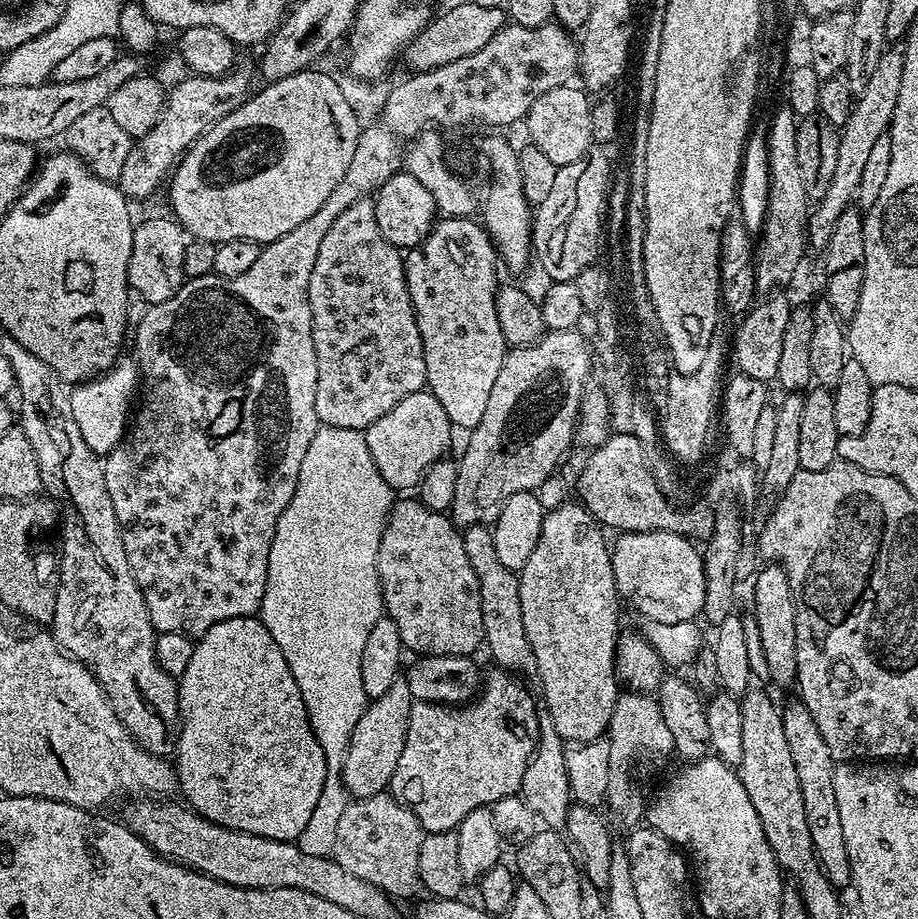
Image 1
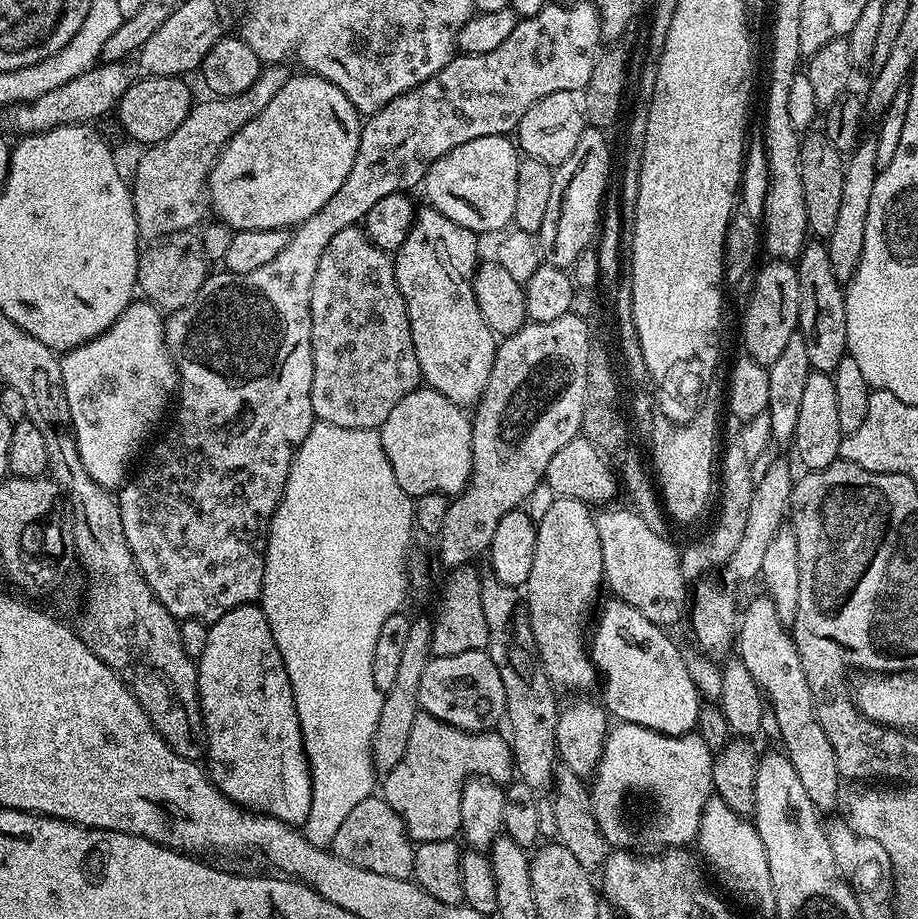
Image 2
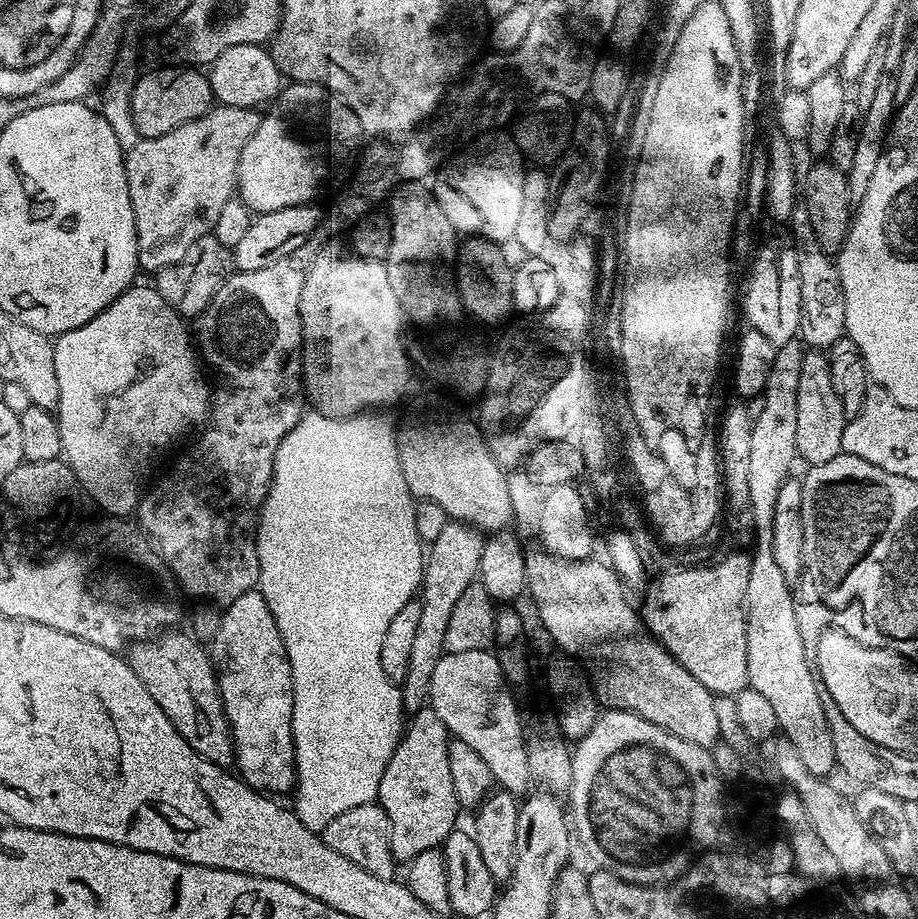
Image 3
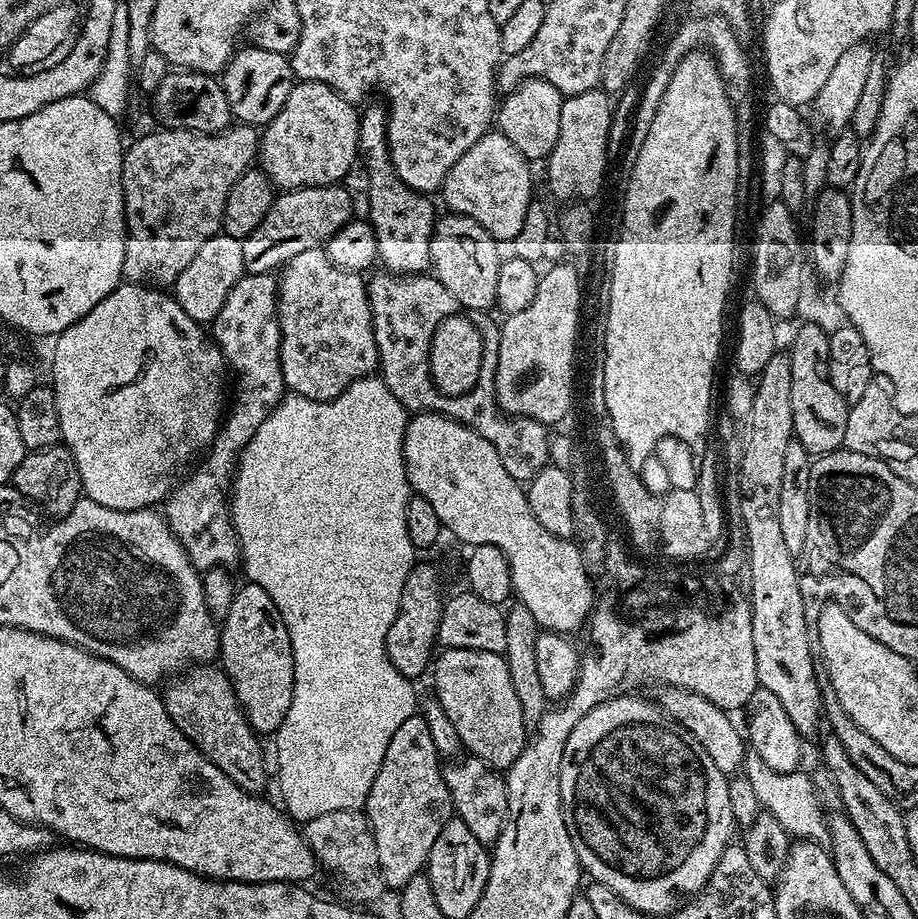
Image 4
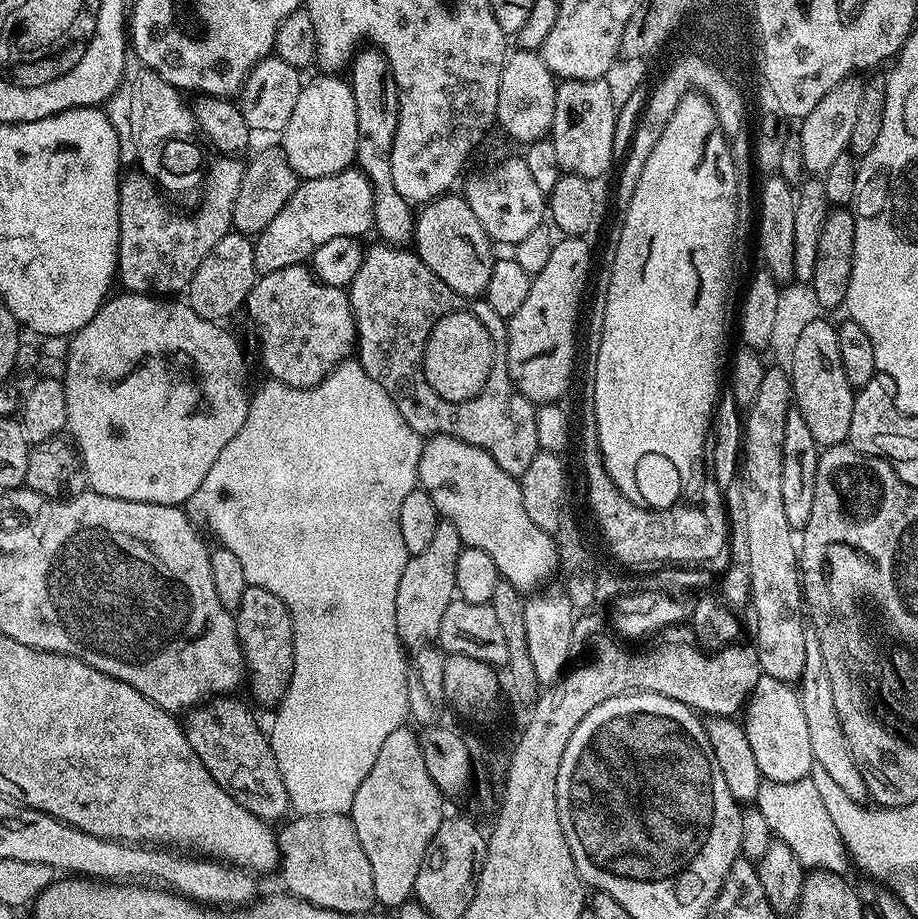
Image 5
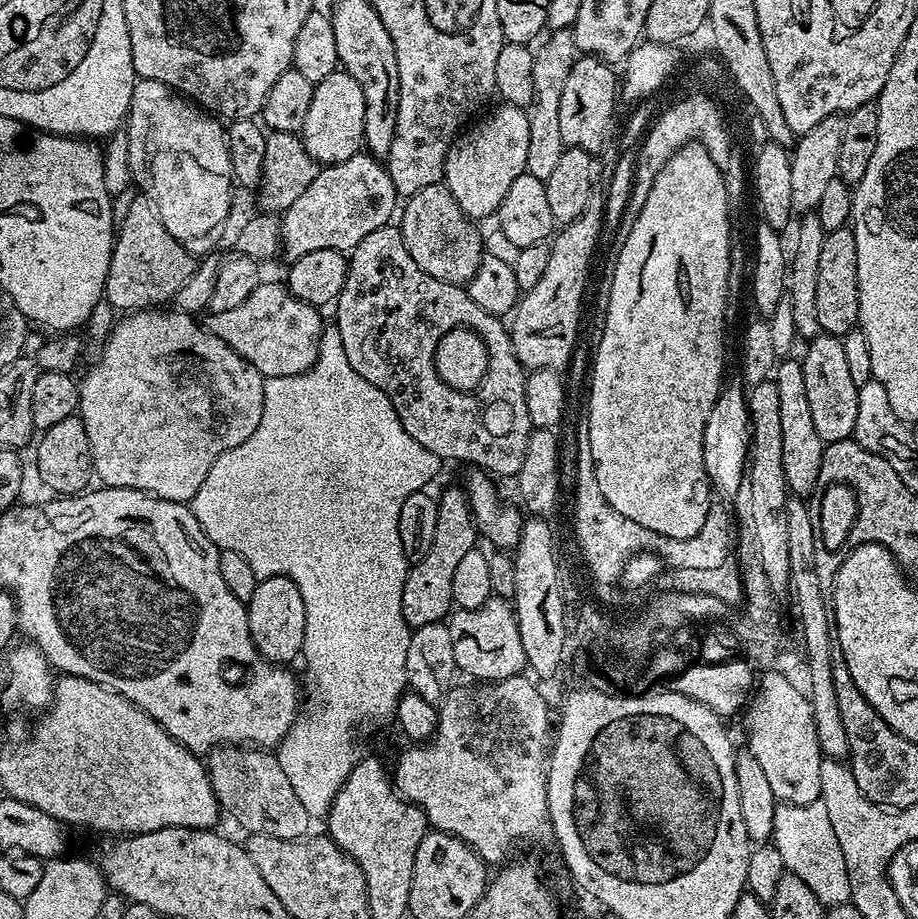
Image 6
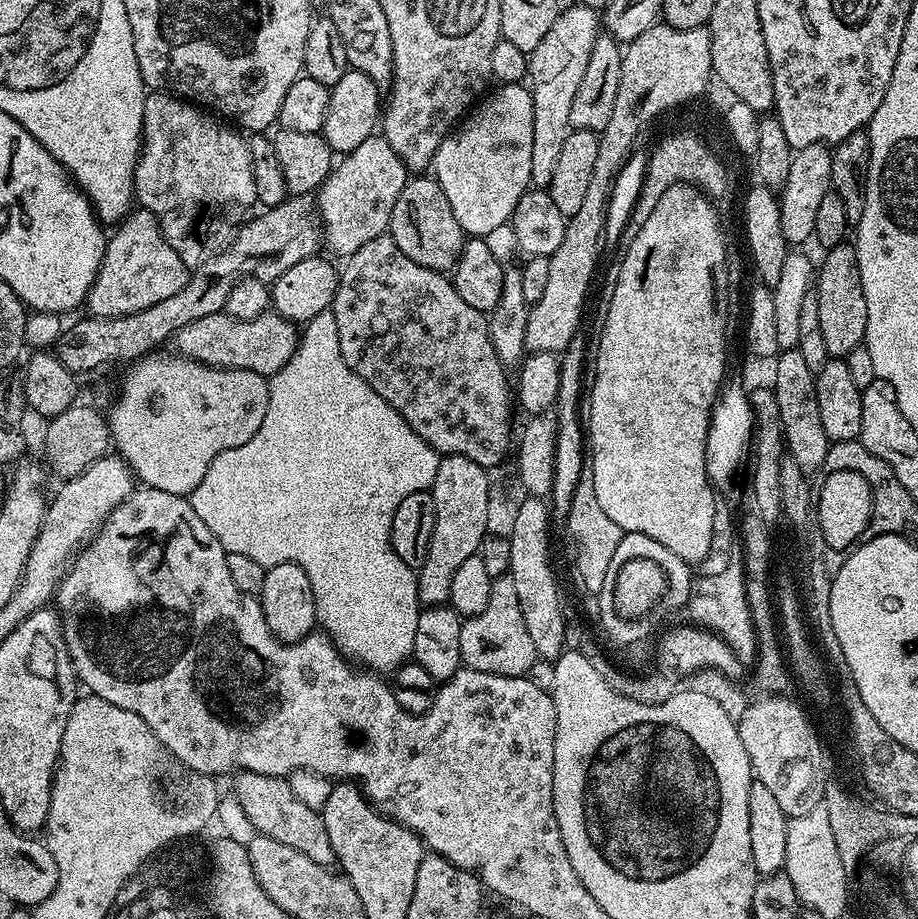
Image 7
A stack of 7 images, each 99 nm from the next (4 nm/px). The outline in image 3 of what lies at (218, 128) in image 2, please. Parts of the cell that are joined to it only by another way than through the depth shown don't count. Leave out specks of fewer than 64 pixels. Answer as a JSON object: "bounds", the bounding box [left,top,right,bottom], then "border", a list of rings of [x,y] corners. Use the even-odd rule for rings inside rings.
{"bounds":[127,100,265,265],"border":[[[254,100],[245,104],[212,102],[185,124],[173,128],[168,135],[159,136],[157,140],[142,140],[135,149],[127,153],[128,198],[136,215],[140,259],[145,265],[159,265],[183,244],[197,236],[211,233],[214,218],[218,218],[218,210],[226,207],[230,196],[232,164],[236,161],[236,151],[240,149],[244,139],[256,129],[265,111],[265,105]]]}

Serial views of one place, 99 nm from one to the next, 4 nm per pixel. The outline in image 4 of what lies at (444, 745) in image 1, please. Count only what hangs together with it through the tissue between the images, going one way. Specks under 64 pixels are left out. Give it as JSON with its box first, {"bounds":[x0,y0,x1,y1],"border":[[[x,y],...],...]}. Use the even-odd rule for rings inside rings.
{"bounds":[363,715,454,890],"border":[[[423,715],[406,718],[406,722],[398,726],[394,738],[390,738],[390,746],[386,746],[386,758],[382,758],[378,778],[374,778],[374,786],[370,786],[370,794],[363,811],[368,817],[368,825],[372,827],[374,846],[378,850],[378,866],[382,870],[385,885],[393,890],[404,888],[410,878],[425,871],[430,846],[434,846],[438,834],[442,834],[442,826],[446,826],[454,812],[452,791],[444,781],[442,757],[434,746],[434,738],[430,738],[430,730]]]}

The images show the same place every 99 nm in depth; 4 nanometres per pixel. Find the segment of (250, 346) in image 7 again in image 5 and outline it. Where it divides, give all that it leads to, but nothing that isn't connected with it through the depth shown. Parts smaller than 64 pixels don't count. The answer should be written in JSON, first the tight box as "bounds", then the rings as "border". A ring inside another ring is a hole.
{"bounds":[246,264,356,388],"border":[[[292,264],[282,270],[263,273],[250,290],[246,301],[248,316],[256,327],[260,339],[260,360],[268,370],[268,376],[280,380],[291,388],[318,386],[339,364],[353,355],[356,342],[356,319],[352,304],[344,288],[335,288],[324,283],[311,267]]]}

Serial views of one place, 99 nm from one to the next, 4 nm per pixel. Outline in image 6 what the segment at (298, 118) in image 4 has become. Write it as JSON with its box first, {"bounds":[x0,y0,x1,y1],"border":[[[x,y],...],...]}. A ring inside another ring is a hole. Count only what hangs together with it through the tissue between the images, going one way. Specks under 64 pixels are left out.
{"bounds":[302,70,366,166],"border":[[[343,70],[331,72],[322,82],[315,84],[310,98],[310,110],[306,110],[306,122],[302,129],[302,139],[310,158],[314,158],[321,166],[346,162],[346,158],[355,156],[361,151],[364,143],[362,134],[362,118],[366,114],[366,101],[362,99],[362,86],[350,78],[350,74]]]}

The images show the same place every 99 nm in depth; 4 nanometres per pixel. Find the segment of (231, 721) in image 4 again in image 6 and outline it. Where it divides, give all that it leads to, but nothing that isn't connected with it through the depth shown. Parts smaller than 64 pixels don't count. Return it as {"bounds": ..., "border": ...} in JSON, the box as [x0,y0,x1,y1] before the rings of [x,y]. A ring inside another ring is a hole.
{"bounds":[206,746,309,840],"border":[[[221,746],[207,753],[206,767],[216,801],[227,815],[229,812],[245,828],[245,833],[257,832],[279,840],[302,840],[309,835],[308,811],[298,794],[294,794],[294,786],[290,786],[290,778],[286,778],[286,770],[282,770],[279,755],[255,746]]]}

